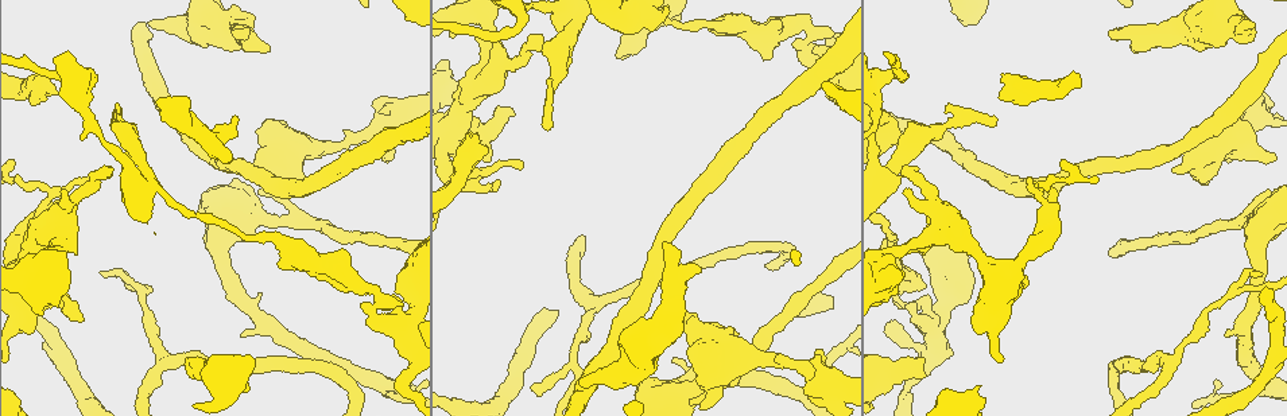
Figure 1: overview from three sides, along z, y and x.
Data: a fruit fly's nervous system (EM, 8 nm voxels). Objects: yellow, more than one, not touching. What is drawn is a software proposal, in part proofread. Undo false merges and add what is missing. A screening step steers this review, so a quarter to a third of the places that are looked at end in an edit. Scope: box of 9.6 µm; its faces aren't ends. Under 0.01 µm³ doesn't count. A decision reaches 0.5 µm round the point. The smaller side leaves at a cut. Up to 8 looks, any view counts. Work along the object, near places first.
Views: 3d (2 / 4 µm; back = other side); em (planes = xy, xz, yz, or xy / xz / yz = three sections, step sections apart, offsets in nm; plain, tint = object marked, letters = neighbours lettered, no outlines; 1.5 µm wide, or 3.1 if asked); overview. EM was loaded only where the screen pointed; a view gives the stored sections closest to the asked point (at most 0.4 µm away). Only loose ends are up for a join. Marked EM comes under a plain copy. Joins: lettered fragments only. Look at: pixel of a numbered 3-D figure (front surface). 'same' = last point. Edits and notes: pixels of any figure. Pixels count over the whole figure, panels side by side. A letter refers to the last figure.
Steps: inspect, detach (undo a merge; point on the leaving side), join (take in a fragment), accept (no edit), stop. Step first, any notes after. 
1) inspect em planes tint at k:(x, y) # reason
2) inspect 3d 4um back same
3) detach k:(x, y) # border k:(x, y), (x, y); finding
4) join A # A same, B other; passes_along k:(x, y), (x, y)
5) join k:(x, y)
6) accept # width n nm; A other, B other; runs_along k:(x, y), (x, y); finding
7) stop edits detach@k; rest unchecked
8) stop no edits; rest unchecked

inspect em yz step 8 tint at 1:(1225, 334) # an open end

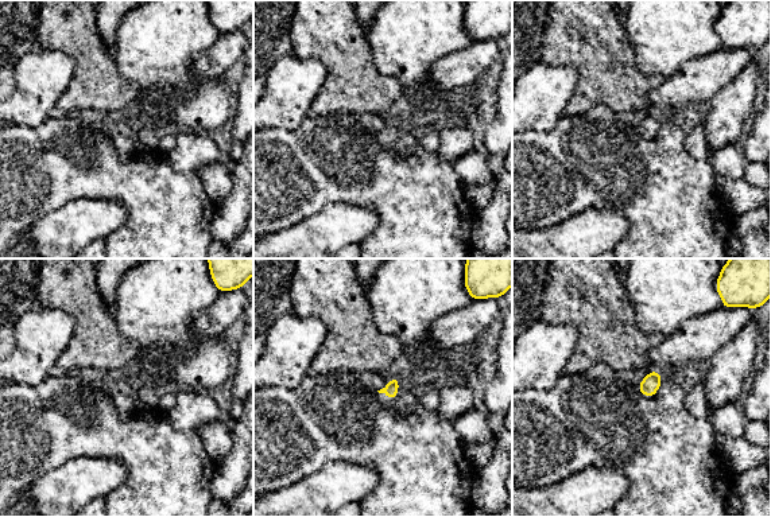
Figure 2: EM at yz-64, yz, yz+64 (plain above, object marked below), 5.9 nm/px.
inspect em planes tint same

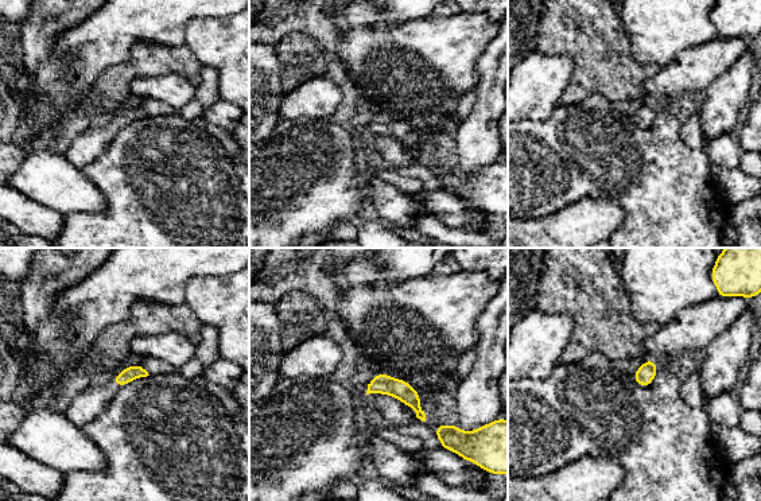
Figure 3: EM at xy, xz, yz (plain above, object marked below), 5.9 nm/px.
inspect em planes letters same # see the neighbours

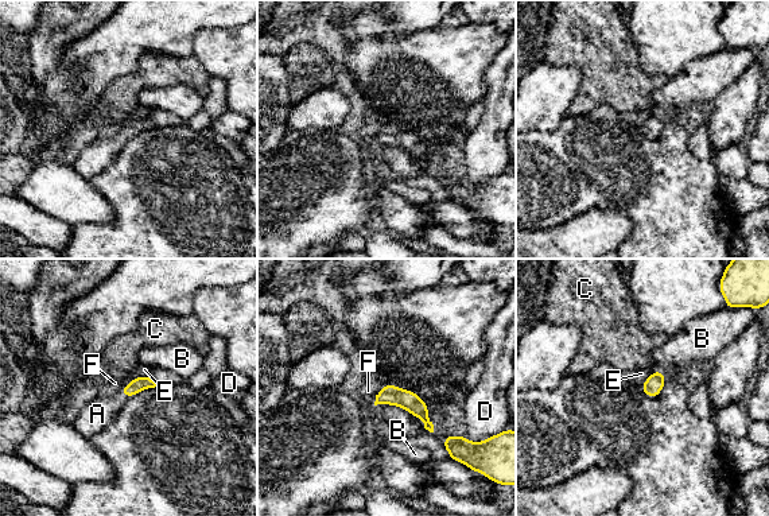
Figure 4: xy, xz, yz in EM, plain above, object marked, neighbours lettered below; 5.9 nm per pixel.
join 4:(97, 414) # longest_contact F 170 nm; A same, B other, C other, D other, E other, F other; it goes on there

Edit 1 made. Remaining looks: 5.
inspect overview # redraw

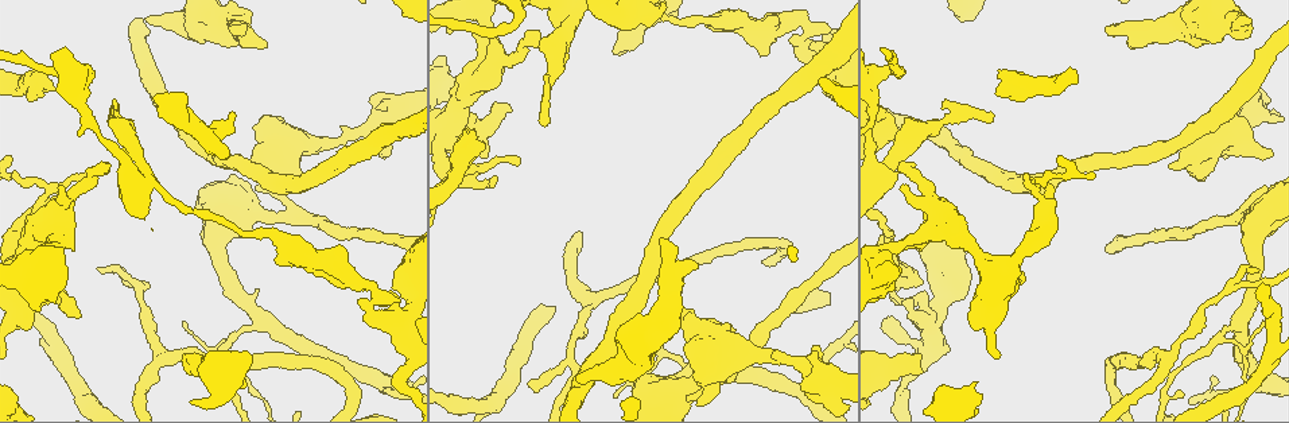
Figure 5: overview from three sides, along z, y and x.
inspect em planes letters at 5:(1241, 214) # abrupt turn

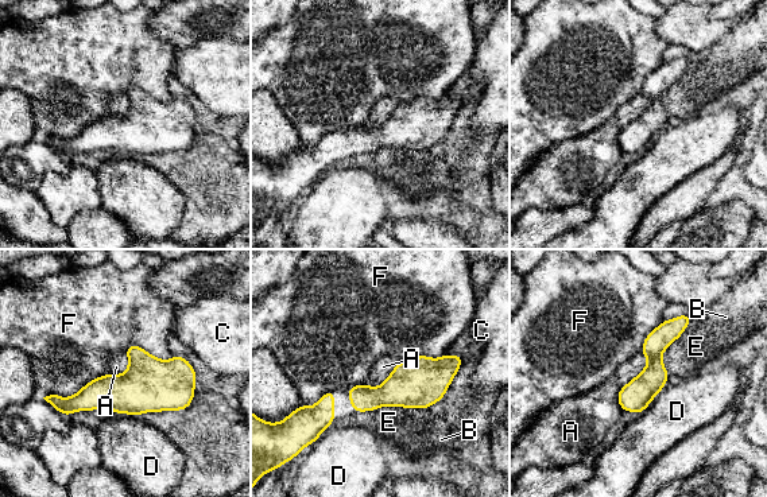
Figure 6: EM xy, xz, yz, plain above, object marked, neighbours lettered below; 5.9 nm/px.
accept # width 170 nm; A other, B other, C other, D other, E other, F other; runs_along 6:(685, 318), (626, 407); all the same neuron

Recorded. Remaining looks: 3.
inspect em xz step 4 tint at 5:(339, 272) # branch point

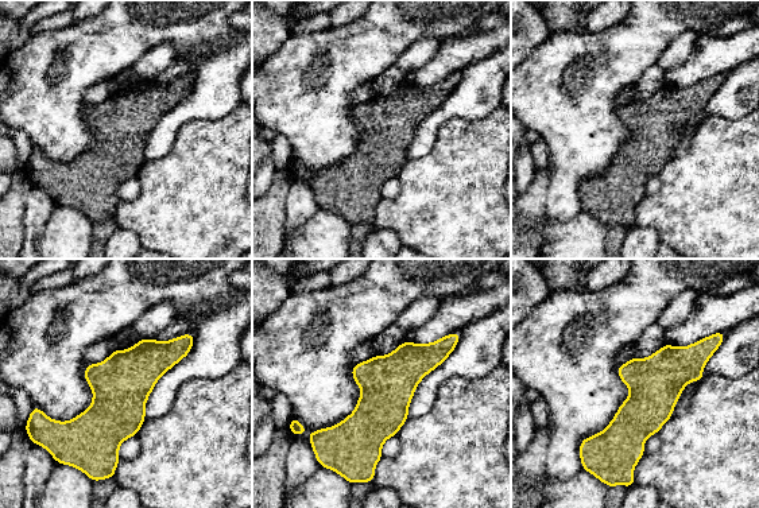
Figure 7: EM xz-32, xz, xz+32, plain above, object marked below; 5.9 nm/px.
inspect em xy step 8 letters same

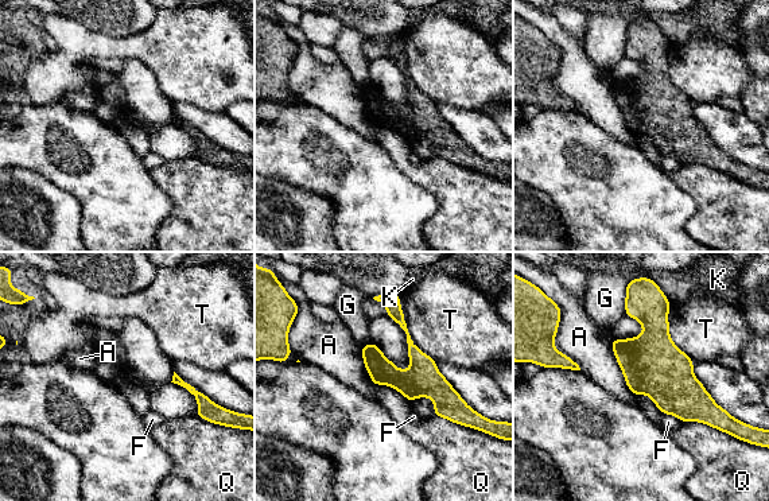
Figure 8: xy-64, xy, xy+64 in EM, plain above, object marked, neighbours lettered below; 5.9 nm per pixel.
accept # A other, F other, G other, K other, Q other, T other; border 8:(612, 337), (612, 352), (636, 397); one neuron here

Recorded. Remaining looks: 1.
stop edits join@4; rest unchecked

